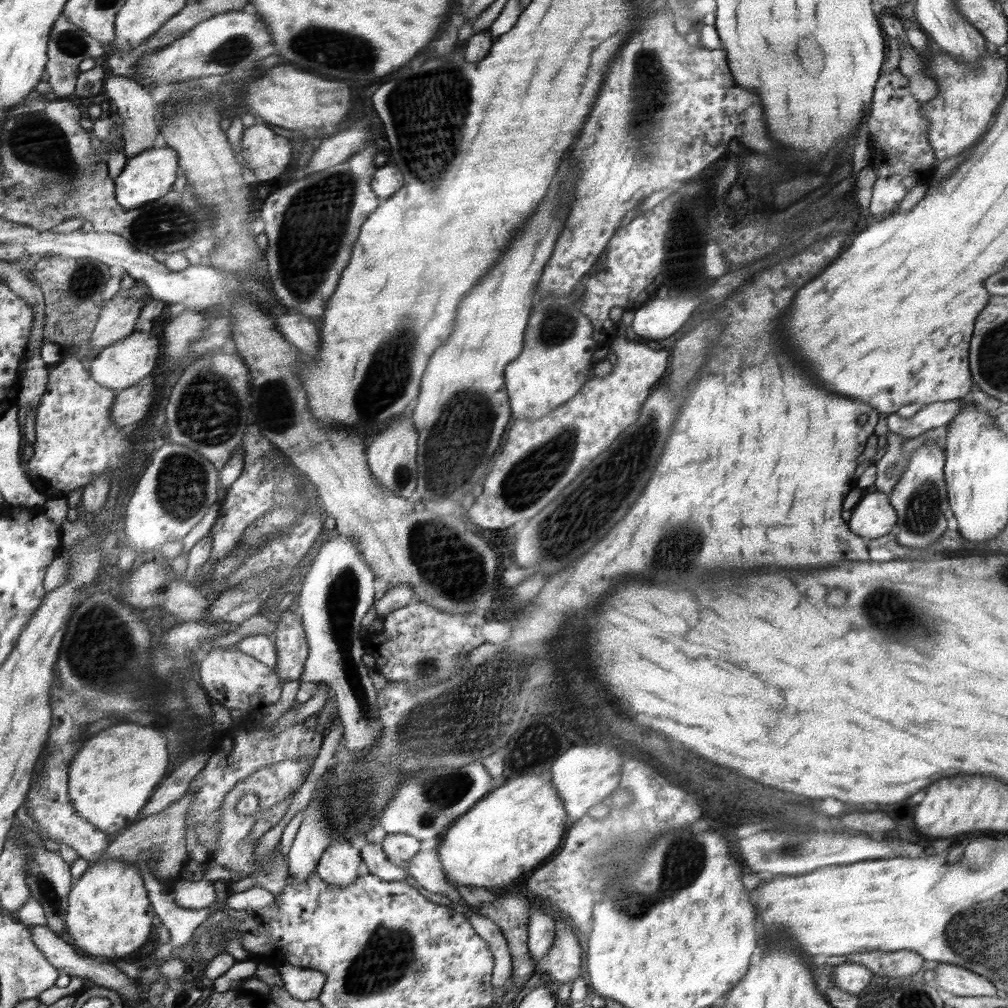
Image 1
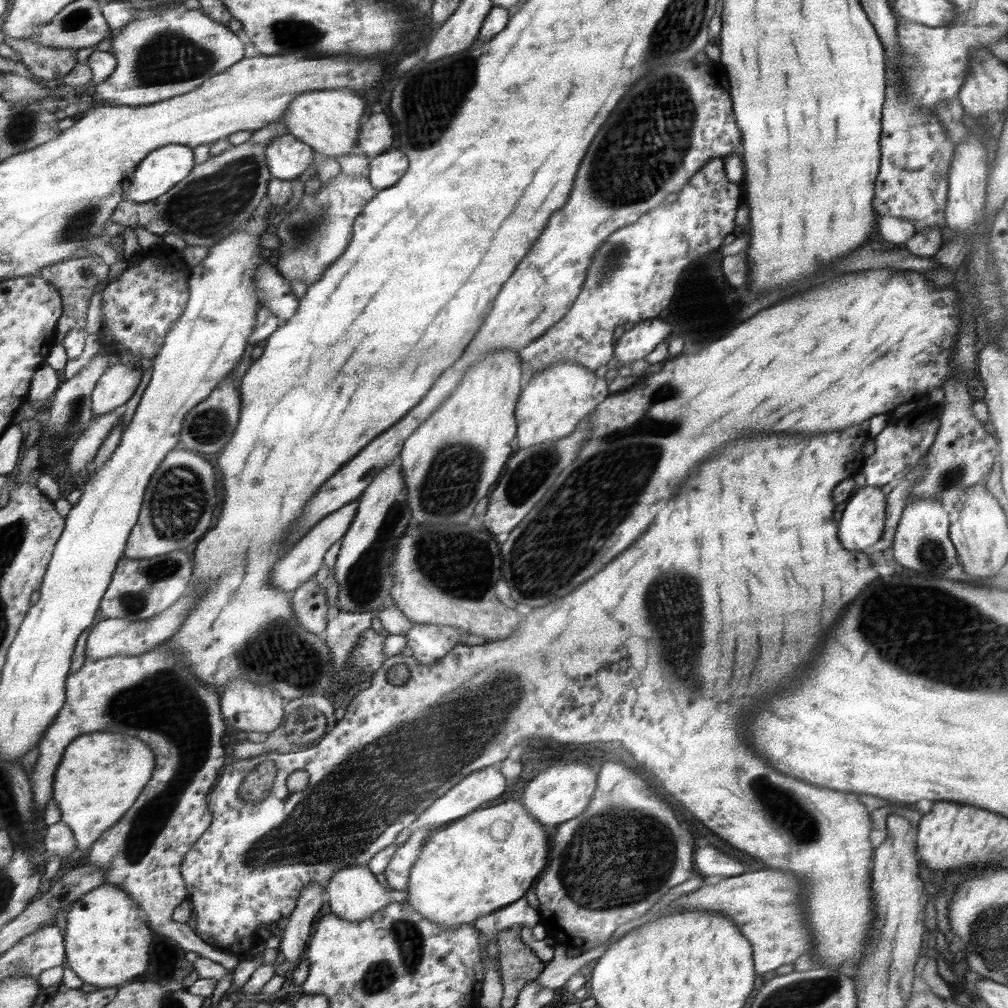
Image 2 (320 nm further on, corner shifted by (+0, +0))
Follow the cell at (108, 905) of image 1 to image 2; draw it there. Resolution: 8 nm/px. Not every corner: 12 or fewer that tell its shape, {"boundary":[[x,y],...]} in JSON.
{"boundary":[[103,883],[71,905],[65,957],[86,988],[148,966],[139,903]]}

